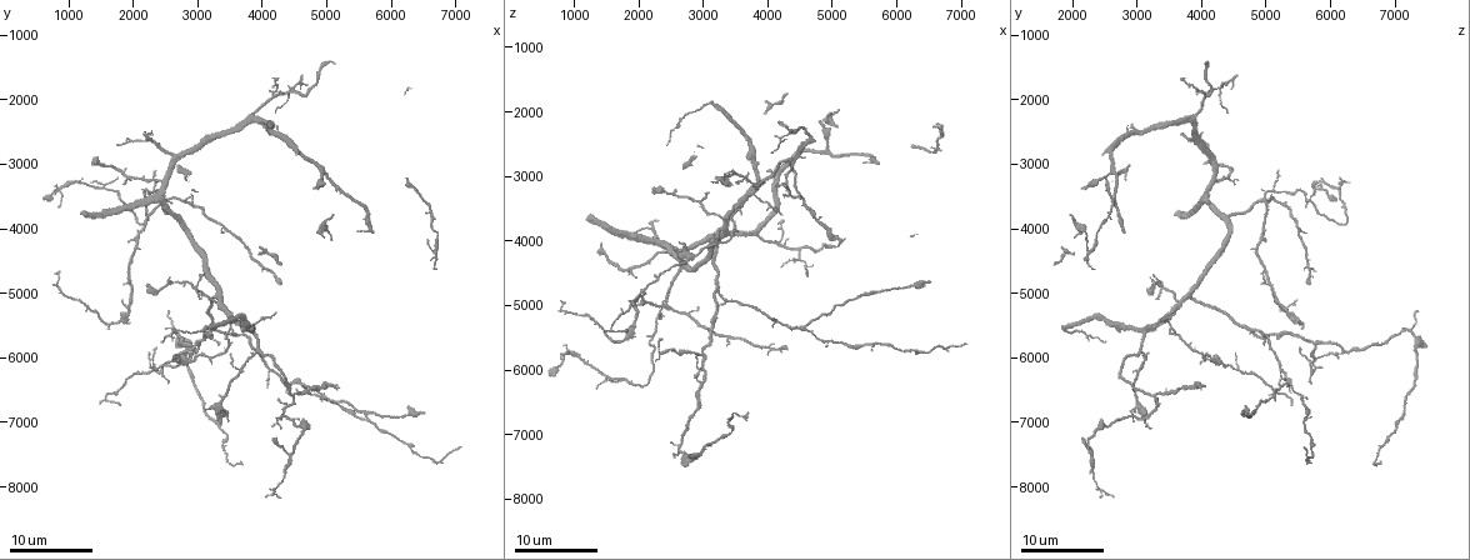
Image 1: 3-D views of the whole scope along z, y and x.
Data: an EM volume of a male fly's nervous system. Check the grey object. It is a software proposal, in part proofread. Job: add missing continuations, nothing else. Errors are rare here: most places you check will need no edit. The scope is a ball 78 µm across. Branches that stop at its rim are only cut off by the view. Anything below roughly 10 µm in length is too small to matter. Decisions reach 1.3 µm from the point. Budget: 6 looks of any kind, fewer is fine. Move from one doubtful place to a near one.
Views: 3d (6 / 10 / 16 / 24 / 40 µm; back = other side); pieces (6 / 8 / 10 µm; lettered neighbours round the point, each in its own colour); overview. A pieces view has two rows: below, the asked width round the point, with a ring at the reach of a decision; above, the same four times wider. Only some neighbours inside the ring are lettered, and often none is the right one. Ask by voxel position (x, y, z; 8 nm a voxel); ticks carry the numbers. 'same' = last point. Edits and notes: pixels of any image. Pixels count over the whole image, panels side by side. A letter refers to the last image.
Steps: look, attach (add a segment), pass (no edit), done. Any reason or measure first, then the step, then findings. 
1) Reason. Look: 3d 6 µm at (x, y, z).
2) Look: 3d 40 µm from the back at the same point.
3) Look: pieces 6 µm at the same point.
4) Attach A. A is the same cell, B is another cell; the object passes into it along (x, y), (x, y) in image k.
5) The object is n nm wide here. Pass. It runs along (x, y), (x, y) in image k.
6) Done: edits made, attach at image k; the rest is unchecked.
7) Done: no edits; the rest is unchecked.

Long arm stops here. Look: 3d 16 µm at (3650, 7650, 6650).

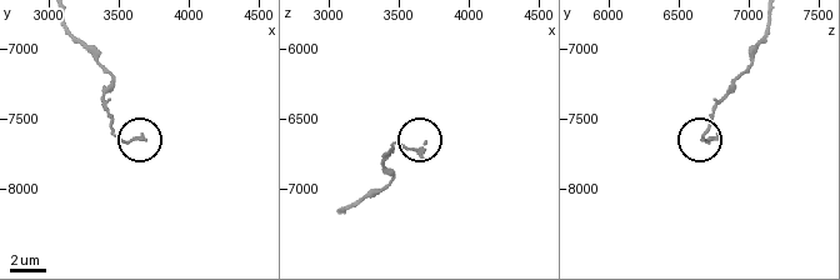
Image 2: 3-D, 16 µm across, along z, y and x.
Look: pieces 8 µm at (3700, 7640, 6660).

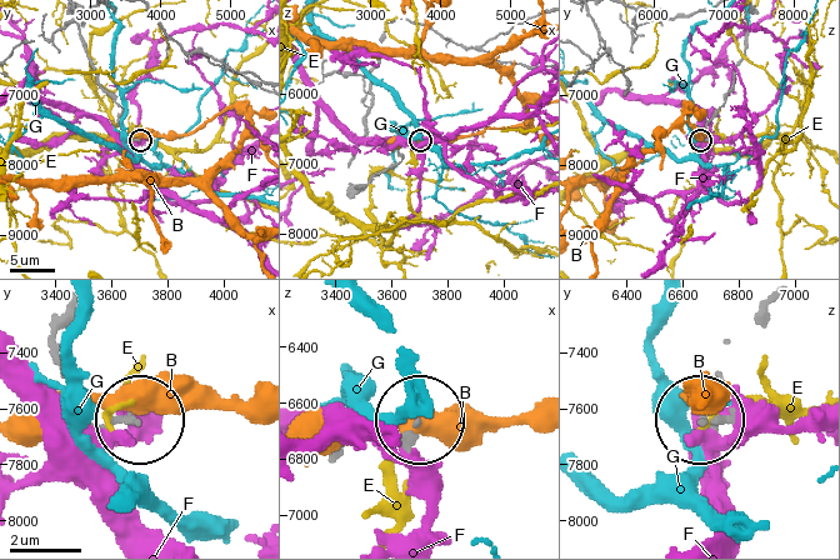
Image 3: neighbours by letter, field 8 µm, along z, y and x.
The object is 190 nm wide here. Pass. B, E, F and G are other cells; none of them fits.

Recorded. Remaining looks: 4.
Branch stops here. Look: 3d 24 µm at (4250, 4850, 5650).

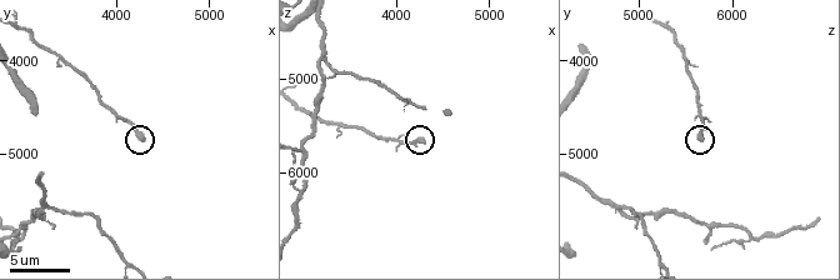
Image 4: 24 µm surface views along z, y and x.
Look: pieces 8 µm at (4250, 4800, 5650).

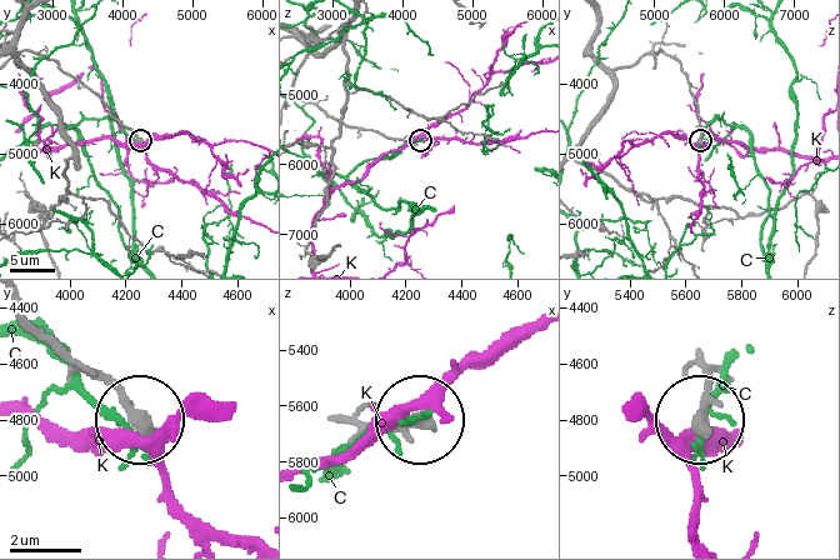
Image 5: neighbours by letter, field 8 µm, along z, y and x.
Pass. C and K are other cells; it runs along (649, 54), (670, 55), (686, 74), (698, 105), (700, 138) in image 5; no lettered segment goes on from it.

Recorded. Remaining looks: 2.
Branch stops here. Look: 3d 24 µm at (5150, 6450, 4000).

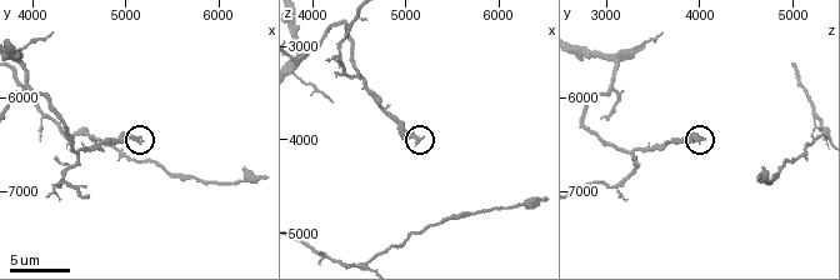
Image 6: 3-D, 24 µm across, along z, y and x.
Look: pieces 8 µm at (5150, 6450, 4000).

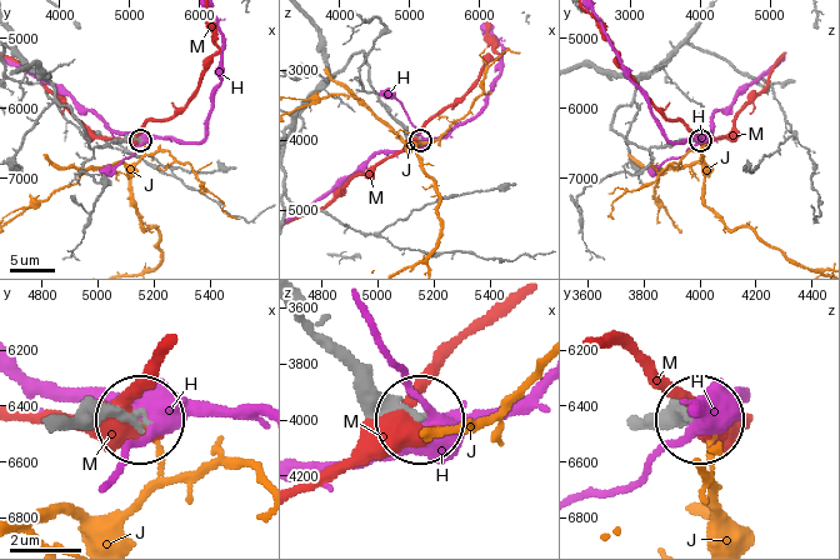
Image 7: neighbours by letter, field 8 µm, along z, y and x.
The object is 220 nm wide here. Pass. H, J and M are other cells; it runs along (301, 309), (415, 413) in image 7; none of them fits.

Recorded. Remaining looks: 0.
Done: no edits; the rest is unchecked.

